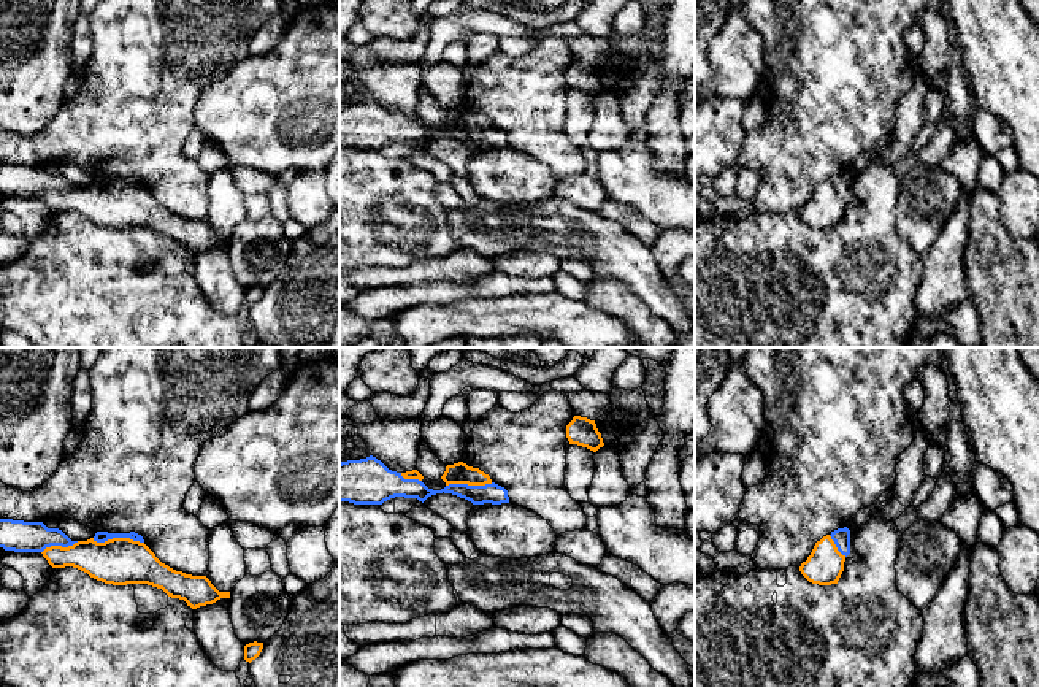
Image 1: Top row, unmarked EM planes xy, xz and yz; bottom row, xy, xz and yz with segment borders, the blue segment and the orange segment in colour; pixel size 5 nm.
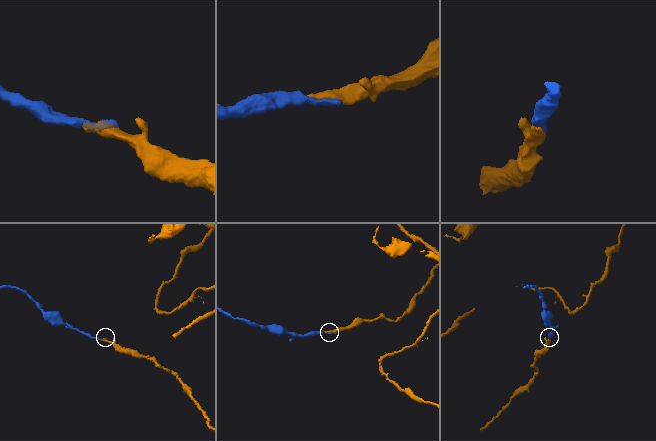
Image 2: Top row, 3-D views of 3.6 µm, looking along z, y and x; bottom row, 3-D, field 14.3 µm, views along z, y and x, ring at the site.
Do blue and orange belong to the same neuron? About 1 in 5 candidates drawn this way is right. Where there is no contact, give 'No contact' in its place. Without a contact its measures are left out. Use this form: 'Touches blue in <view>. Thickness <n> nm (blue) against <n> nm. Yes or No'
Touches blue in xy. Thickness 60 nm (blue) against 240 nm. Yes

